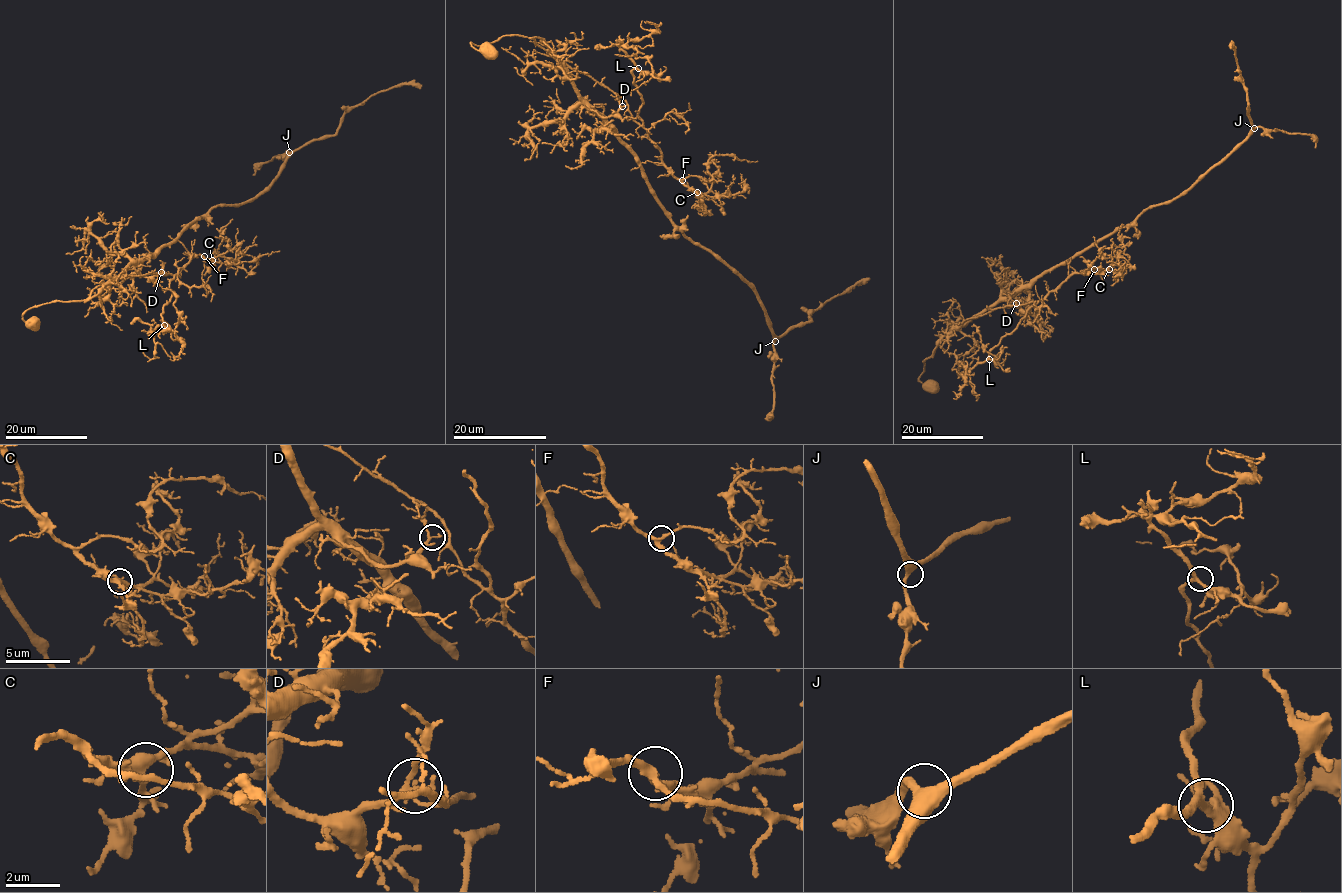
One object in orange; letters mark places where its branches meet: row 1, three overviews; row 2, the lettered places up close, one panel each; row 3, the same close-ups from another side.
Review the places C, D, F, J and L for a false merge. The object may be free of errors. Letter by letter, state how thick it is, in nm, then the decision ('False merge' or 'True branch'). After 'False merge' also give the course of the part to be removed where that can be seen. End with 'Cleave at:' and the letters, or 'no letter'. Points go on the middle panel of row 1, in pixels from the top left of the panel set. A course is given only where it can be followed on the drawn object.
C: Thickness 320 nm. True branch
D: Thickness 150 nm. False merge. Course of the part to remove: (621, 106), (626, 102), (607, 87), (569, 68), (532, 38), (503, 35), (478, 46), (471, 43), (497, 54)
F: Thickness 260 nm. True branch
J: Thickness 380 nm. True branch
L: Thickness 280 nm. True branch
Cleave at: D

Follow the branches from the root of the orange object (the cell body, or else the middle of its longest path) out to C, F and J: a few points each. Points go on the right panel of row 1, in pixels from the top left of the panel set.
C: (1120, 227), (1068, 261), (1078, 272), (1109, 269)
F: (1120, 227), (1068, 261), (1078, 272), (1094, 269)
J: (1120, 227), (1126, 226), (1149, 207), (1169, 201), (1184, 191), (1254, 128)

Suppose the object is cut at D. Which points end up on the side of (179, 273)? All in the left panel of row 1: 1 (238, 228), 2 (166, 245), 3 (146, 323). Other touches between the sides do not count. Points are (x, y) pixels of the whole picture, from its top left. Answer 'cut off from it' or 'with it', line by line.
1: with it
2: cut off from it
3: with it

